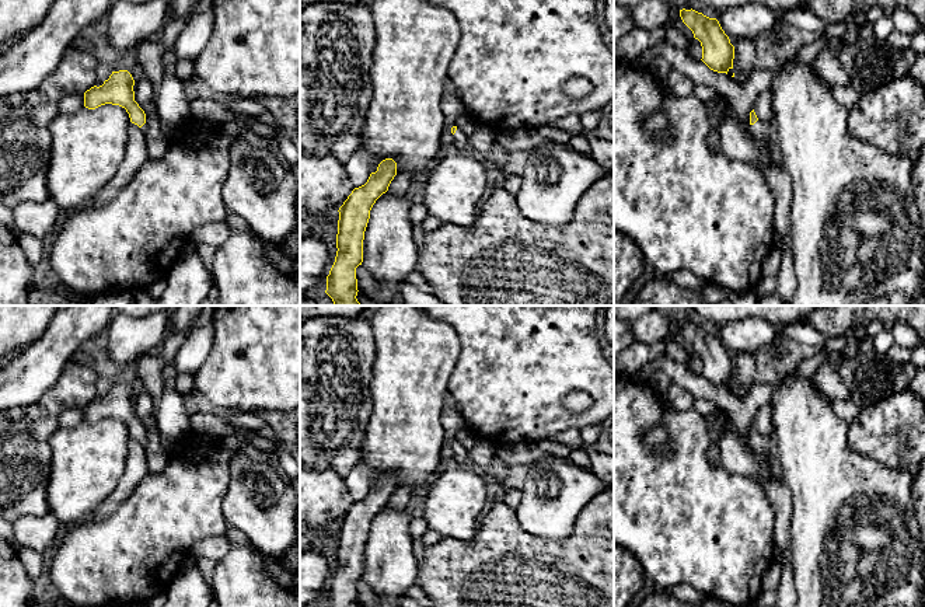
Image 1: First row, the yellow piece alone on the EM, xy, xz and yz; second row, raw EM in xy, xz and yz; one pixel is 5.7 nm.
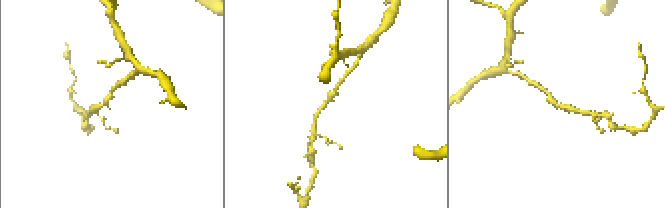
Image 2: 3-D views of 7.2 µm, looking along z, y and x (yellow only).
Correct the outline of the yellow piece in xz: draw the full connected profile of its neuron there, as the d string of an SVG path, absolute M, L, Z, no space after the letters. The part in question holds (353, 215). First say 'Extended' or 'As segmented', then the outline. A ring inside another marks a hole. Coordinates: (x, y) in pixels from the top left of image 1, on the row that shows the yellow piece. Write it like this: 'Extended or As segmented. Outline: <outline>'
As segmented. Outline: M383 160L367 182L355 188L339 207L336 257L327 276L325 293L334 306L360 306L357 301L356 268L363 262L363 240L376 200L388 191L397 175L397 163Z

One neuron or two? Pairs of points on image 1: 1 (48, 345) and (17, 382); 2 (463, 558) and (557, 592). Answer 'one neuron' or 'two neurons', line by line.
1: one neuron
2: one neuron

